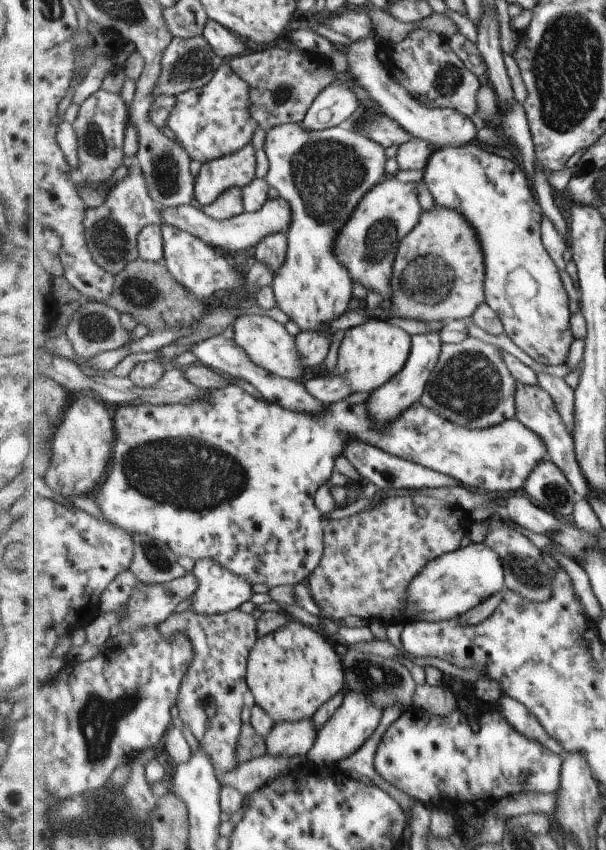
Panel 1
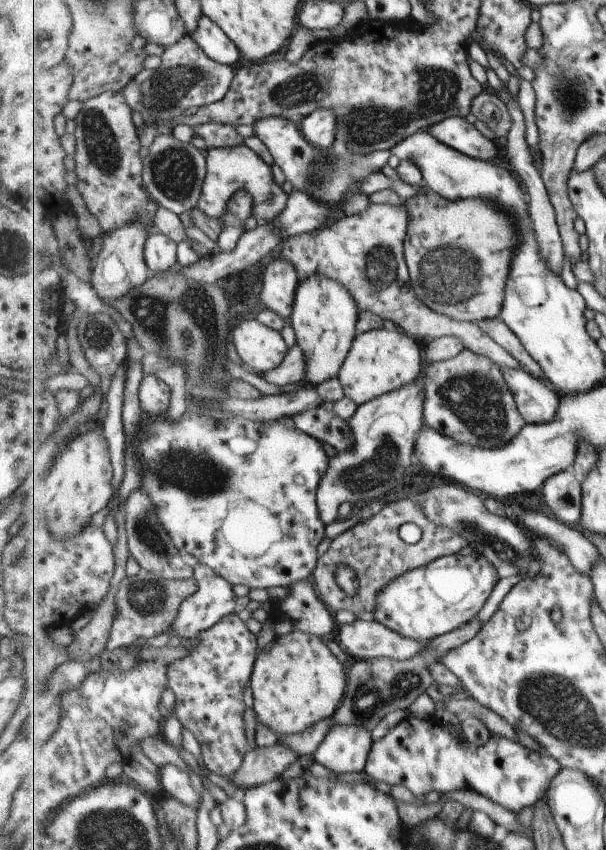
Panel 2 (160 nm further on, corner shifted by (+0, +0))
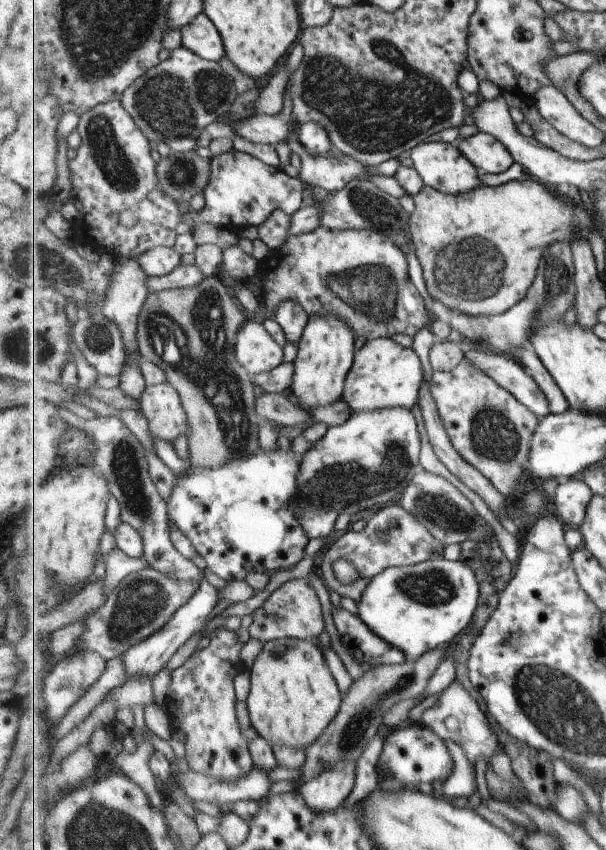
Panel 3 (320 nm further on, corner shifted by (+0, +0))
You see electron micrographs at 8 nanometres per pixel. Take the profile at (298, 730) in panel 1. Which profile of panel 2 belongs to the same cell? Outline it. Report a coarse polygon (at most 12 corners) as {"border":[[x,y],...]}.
{"border":[[277,742],[251,748],[233,782],[242,794],[272,782],[299,756]]}

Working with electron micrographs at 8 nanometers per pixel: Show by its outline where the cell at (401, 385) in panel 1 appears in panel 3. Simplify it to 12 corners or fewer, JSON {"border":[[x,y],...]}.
{"border":[[405,406],[352,412],[303,454],[294,514],[327,538],[422,469]]}

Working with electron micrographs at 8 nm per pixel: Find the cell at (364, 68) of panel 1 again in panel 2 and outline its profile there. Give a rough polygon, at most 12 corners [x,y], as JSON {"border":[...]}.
{"border":[[449,117],[428,132],[473,158],[492,162],[499,156],[463,117]]}

